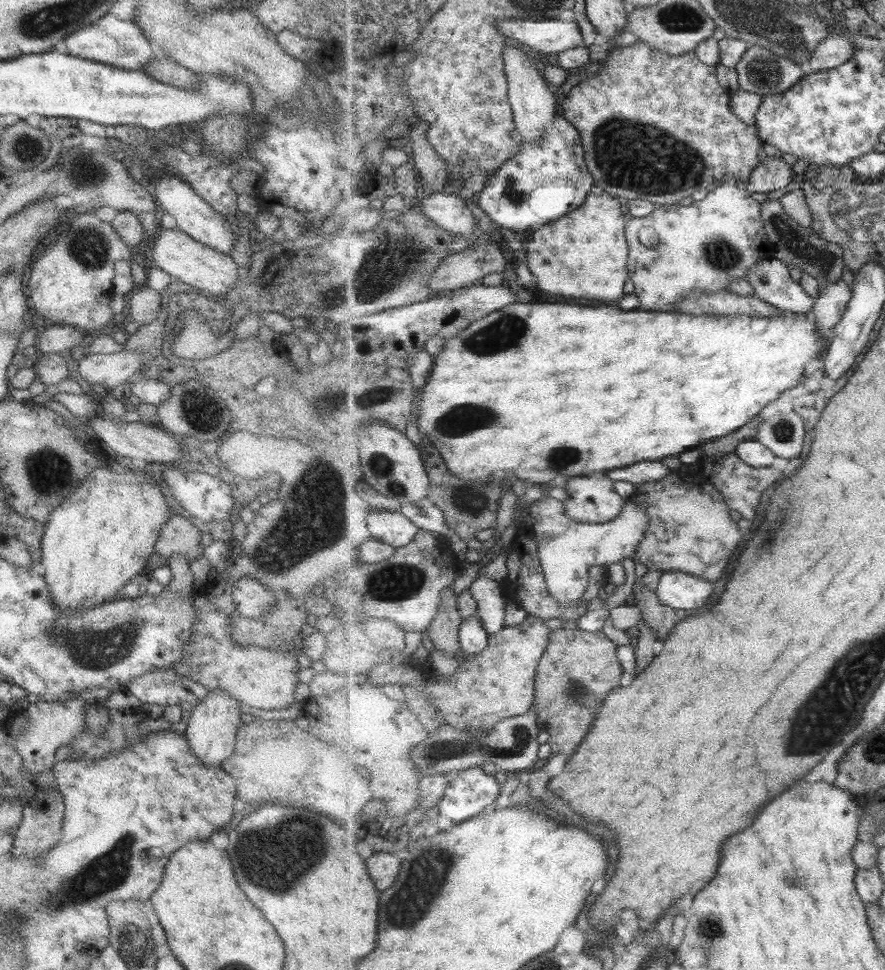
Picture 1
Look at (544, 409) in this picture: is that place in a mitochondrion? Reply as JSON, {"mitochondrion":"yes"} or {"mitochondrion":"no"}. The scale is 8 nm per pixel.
{"mitochondrion":"no"}

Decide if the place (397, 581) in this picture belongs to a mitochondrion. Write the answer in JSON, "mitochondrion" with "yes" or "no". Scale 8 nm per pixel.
{"mitochondrion":"yes"}

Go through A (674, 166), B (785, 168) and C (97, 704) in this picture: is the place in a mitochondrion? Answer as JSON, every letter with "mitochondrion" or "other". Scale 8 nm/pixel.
{"A":"mitochondrion","B":"other","C":"other"}

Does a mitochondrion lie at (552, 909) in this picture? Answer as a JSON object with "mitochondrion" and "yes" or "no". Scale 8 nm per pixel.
{"mitochondrion":"no"}

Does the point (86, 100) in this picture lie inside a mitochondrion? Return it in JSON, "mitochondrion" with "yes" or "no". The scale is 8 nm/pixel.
{"mitochondrion":"no"}

